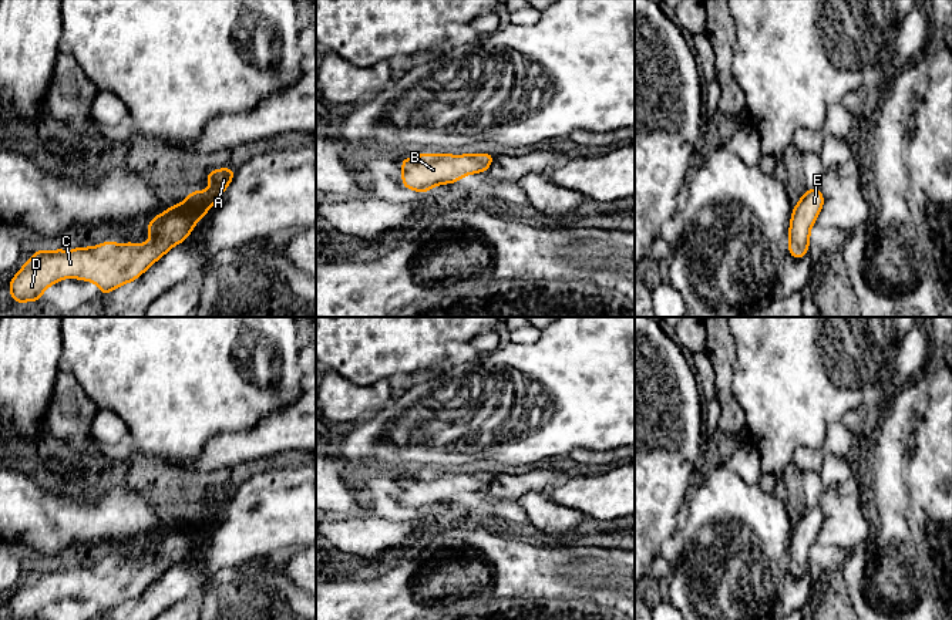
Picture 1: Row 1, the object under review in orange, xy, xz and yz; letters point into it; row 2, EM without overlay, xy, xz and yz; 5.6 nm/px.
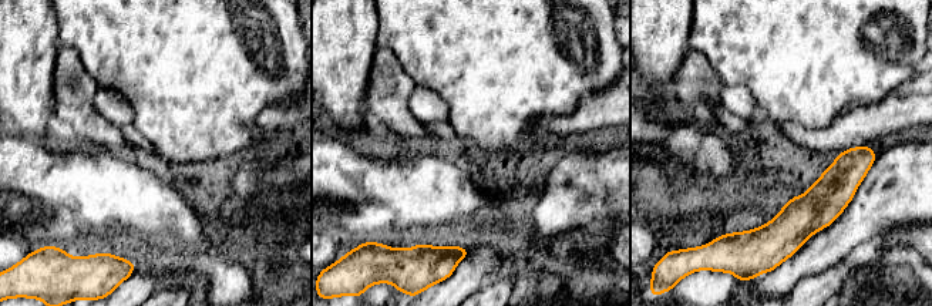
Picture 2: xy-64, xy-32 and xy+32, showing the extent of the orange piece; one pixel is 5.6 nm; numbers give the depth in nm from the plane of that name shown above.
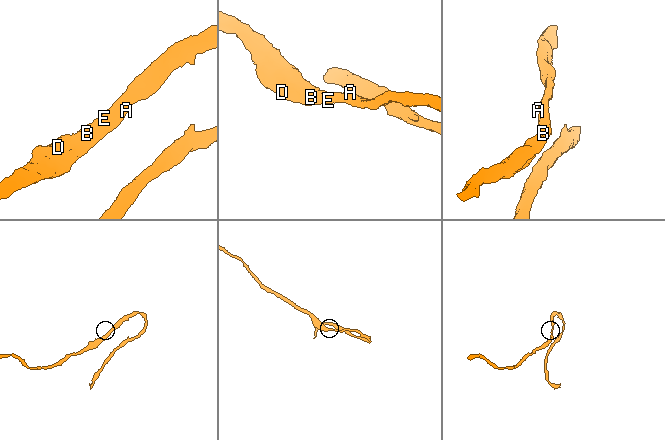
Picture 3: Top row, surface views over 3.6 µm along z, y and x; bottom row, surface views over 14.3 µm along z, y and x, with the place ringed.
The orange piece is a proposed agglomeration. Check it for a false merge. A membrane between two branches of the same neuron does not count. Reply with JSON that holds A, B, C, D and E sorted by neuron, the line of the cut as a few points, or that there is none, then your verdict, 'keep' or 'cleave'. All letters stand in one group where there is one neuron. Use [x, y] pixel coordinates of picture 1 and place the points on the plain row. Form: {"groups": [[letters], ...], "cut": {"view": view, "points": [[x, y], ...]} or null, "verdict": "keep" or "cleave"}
{"groups": [["A", "B", "C", "D", "E"]], "cut": null, "verdict": "keep"}

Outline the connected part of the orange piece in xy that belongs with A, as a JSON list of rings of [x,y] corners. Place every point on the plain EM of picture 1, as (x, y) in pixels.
[[[228,485],[206,491],[205,499],[212,501],[212,506],[206,511],[194,508],[182,522],[151,538],[147,546],[154,560],[117,563],[108,559],[95,566],[77,565],[70,572],[54,567],[51,573],[37,567],[10,599],[13,620],[40,620],[48,604],[67,596],[97,602],[101,614],[138,597],[171,566],[188,557],[196,540],[206,535],[208,526],[219,522],[233,495],[235,488]]]

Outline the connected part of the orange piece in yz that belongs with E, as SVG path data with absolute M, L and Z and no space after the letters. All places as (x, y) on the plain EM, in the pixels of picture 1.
M820 506L807 508L798 522L794 525L790 539L790 566L788 573L801 577L808 570L810 547L815 542L824 523L824 515Z

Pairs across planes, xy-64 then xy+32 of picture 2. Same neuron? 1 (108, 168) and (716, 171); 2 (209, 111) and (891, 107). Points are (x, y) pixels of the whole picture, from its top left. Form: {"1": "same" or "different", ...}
{"1": "different", "2": "different"}

